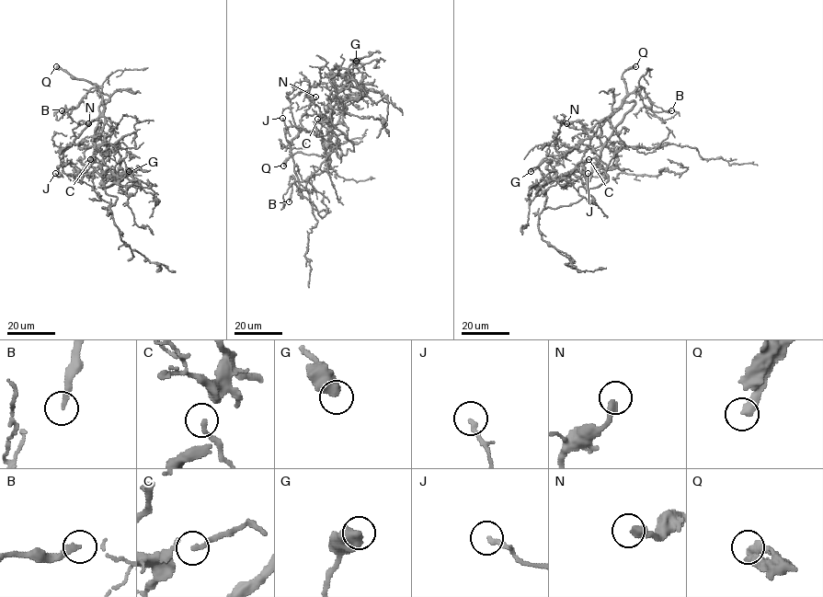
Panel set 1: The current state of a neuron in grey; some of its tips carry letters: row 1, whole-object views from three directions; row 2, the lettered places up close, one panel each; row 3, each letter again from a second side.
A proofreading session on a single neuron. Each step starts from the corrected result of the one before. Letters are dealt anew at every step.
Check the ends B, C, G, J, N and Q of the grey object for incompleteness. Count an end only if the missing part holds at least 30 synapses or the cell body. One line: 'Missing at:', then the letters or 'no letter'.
Missing at: B, Q

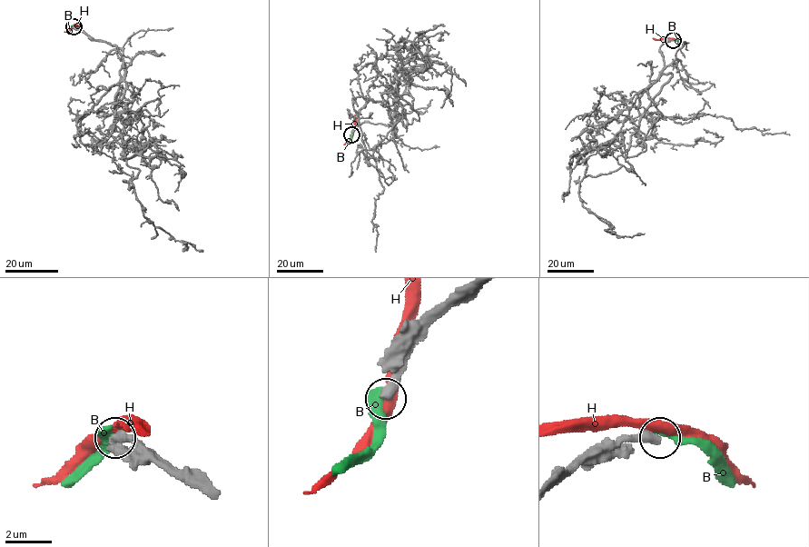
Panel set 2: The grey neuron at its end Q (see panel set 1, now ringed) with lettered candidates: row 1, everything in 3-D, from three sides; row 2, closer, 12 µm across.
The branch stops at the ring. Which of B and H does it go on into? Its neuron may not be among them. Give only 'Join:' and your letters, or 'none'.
Join: none

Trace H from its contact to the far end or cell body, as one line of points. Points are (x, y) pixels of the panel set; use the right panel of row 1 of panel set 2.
H: (672, 39), (653, 38)

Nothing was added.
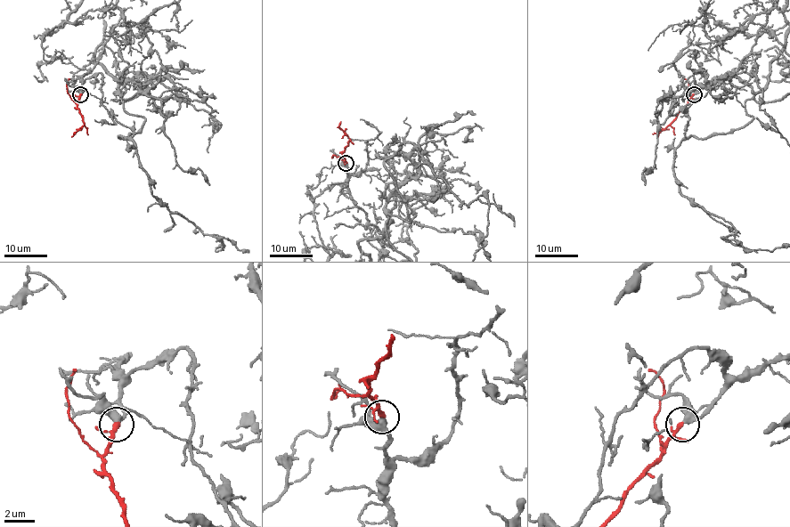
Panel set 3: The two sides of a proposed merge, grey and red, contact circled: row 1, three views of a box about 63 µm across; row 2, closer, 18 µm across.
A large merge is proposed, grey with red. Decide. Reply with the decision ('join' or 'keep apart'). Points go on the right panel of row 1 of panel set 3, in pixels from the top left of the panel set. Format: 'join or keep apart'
join

